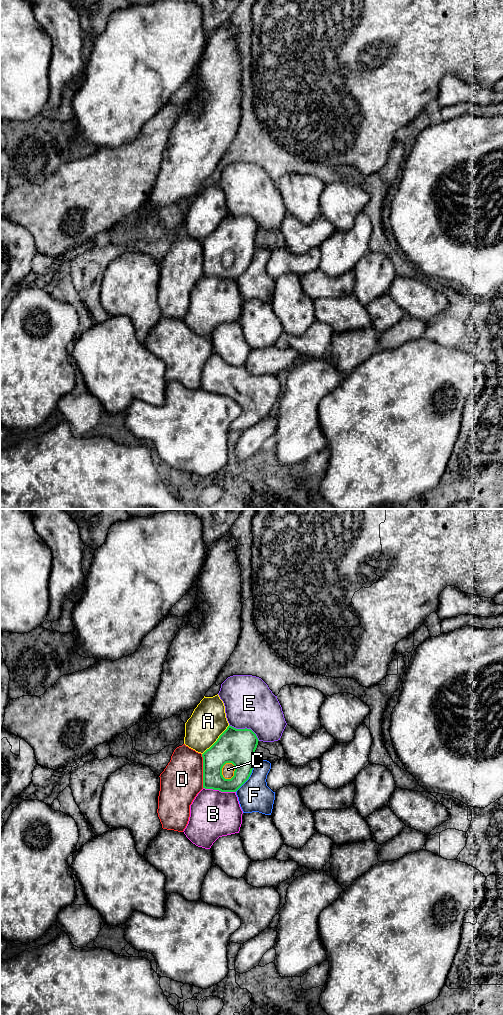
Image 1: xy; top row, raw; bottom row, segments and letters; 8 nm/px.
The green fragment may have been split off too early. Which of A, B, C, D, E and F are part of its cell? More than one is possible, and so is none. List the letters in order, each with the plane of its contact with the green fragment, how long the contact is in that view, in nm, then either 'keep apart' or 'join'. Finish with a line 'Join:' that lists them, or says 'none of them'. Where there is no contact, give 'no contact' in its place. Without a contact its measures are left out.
A: xy | 320 nm | keep apart
B: xy | 260 nm | keep apart
C: xy | 150 nm | join
D: xy | 280 nm | keep apart
E: xy | 280 nm | keep apart
F: xy | 300 nm | keep apart
Join: C

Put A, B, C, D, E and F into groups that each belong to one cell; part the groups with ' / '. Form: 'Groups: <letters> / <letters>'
Groups: A / B / C / D / E / F

